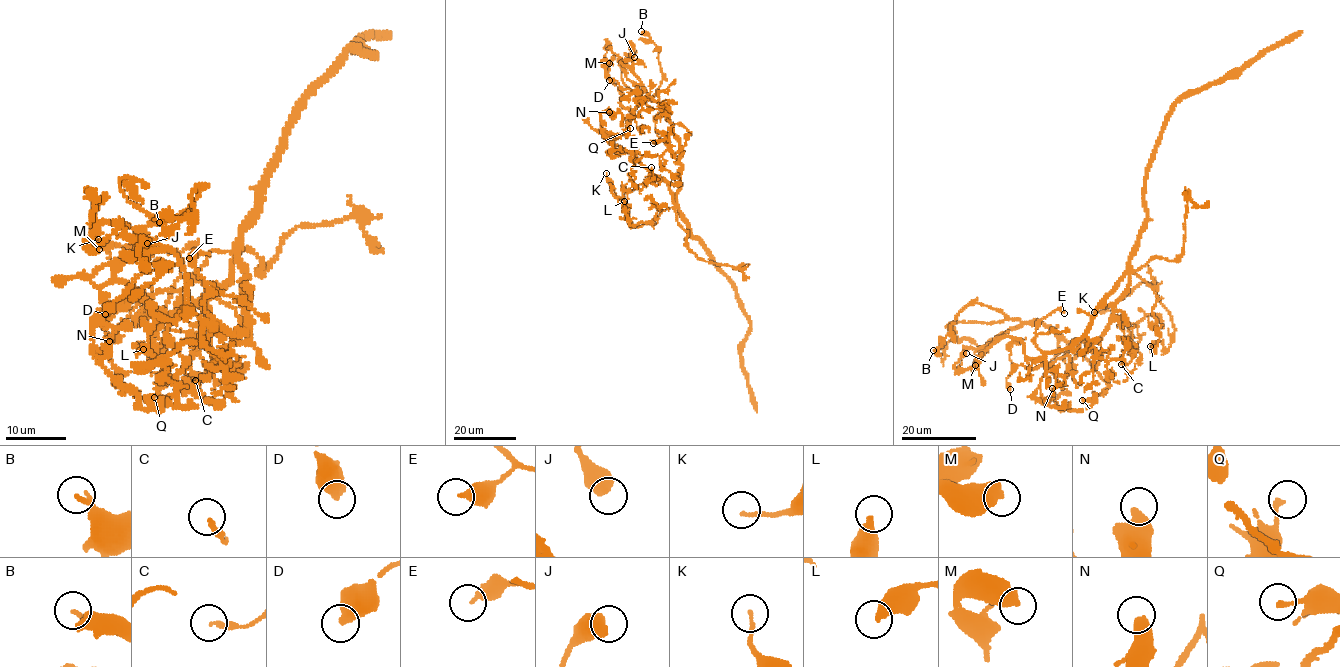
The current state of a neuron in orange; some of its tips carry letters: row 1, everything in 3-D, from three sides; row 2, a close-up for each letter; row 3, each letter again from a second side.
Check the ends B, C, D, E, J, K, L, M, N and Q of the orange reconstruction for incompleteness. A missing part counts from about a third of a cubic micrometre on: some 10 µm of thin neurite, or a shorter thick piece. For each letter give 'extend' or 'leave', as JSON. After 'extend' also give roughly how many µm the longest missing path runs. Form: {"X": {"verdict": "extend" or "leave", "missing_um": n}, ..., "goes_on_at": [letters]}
{"B": {"verdict": "leave"}, "C": {"verdict": "leave"}, "D": {"verdict": "leave"}, "E": {"verdict": "leave"}, "J": {"verdict": "leave"}, "K": {"verdict": "leave"}, "L": {"verdict": "leave"}, "M": {"verdict": "leave"}, "N": {"verdict": "leave"}, "Q": {"verdict": "leave"}, "goes_on_at": []}

